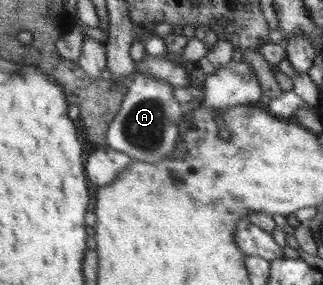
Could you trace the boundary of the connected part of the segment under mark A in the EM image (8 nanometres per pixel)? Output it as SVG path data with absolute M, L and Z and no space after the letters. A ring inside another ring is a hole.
M136 74L134 82L127 88L119 113L108 126L106 146L127 154L135 161L159 163L177 146L184 107L173 97L174 87L165 81L146 80L143 74Z

